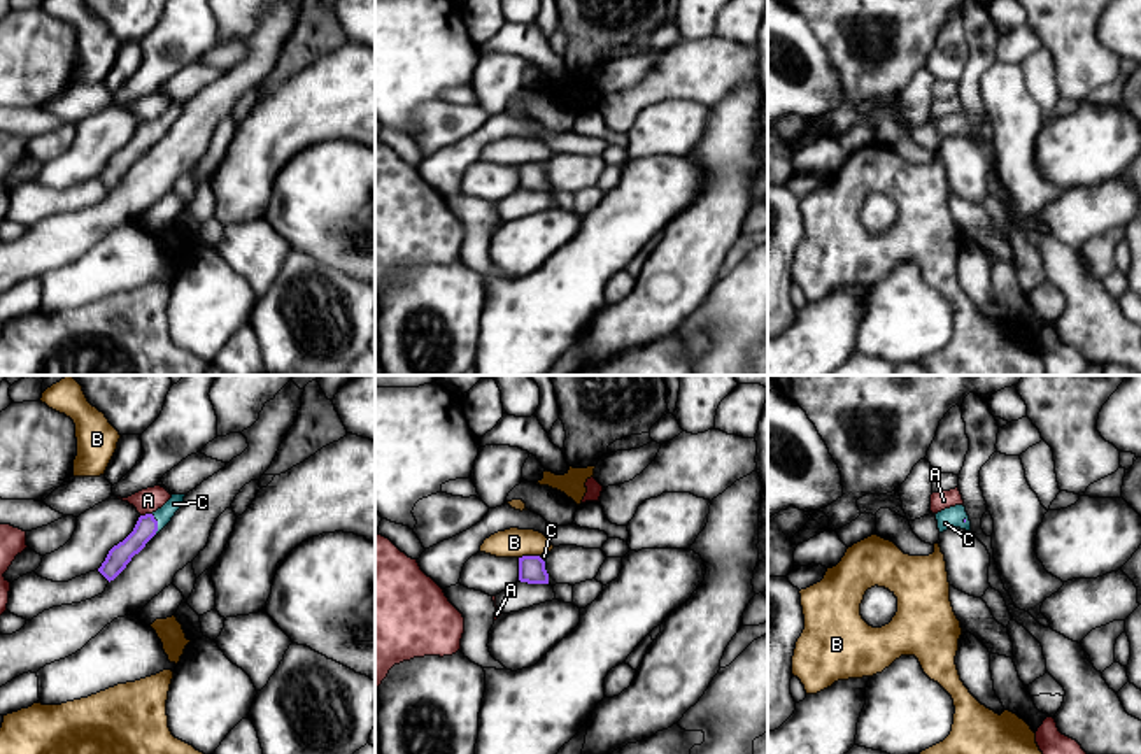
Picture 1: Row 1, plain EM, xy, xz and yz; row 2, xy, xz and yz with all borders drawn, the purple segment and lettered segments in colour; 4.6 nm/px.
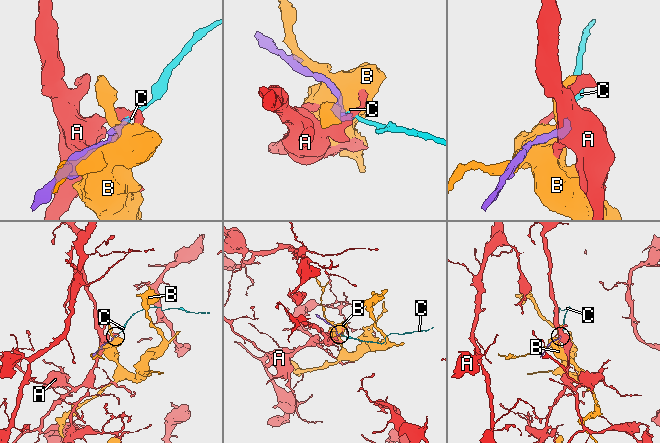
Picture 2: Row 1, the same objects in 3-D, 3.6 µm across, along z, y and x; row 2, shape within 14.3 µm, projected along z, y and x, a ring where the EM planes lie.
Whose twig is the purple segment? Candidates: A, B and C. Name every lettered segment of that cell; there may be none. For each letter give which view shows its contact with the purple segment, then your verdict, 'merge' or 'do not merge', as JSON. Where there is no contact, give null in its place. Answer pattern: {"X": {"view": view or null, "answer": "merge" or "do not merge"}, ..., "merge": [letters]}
{"A": {"view": "xy", "answer": "do not merge"}, "B": {"view": "xz", "answer": "do not merge"}, "C": {"view": "xy", "answer": "merge"}, "merge": ["C"]}

